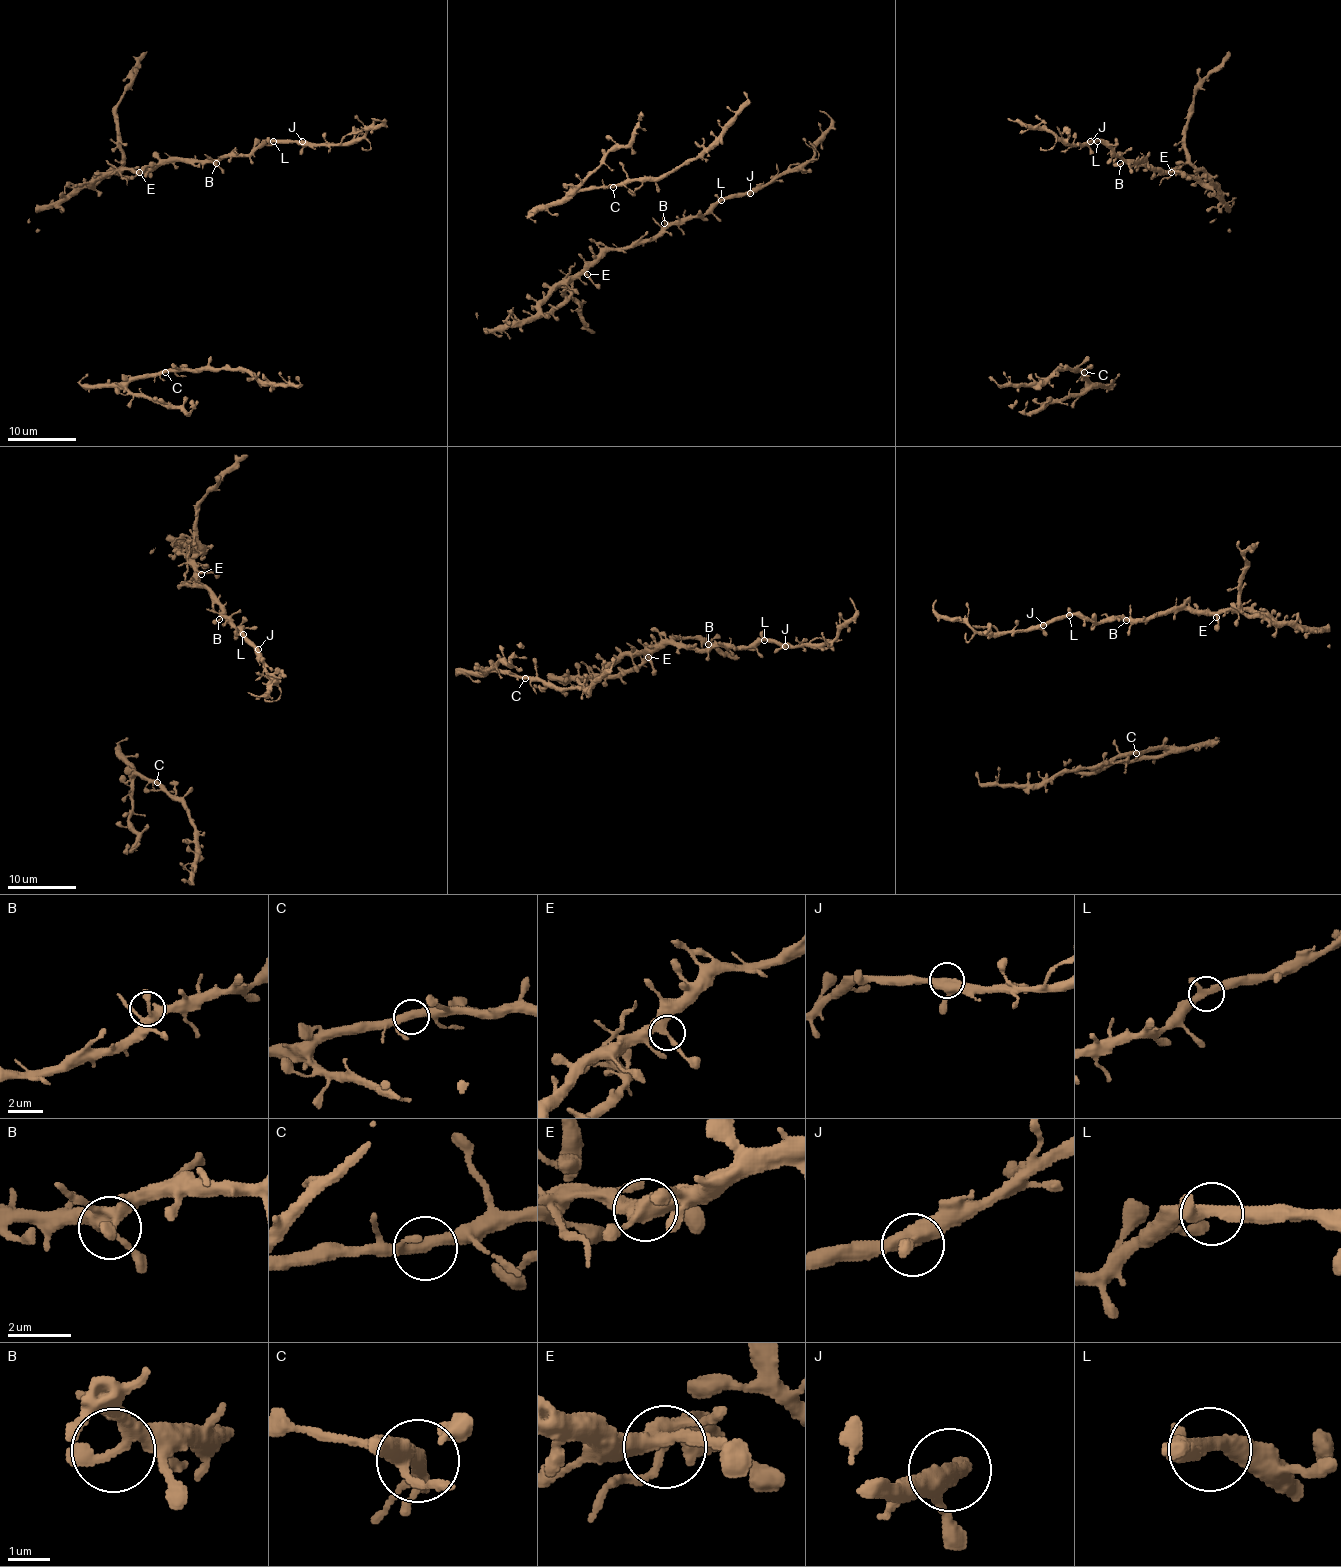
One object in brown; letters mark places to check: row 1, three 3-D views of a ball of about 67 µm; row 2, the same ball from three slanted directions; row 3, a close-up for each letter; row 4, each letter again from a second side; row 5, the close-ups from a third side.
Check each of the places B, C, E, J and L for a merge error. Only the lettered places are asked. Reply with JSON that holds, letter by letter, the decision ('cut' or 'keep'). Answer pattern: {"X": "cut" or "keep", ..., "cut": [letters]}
{"B": "keep", "C": "keep", "E": "keep", "J": "keep", "L": "keep", "cut": []}

